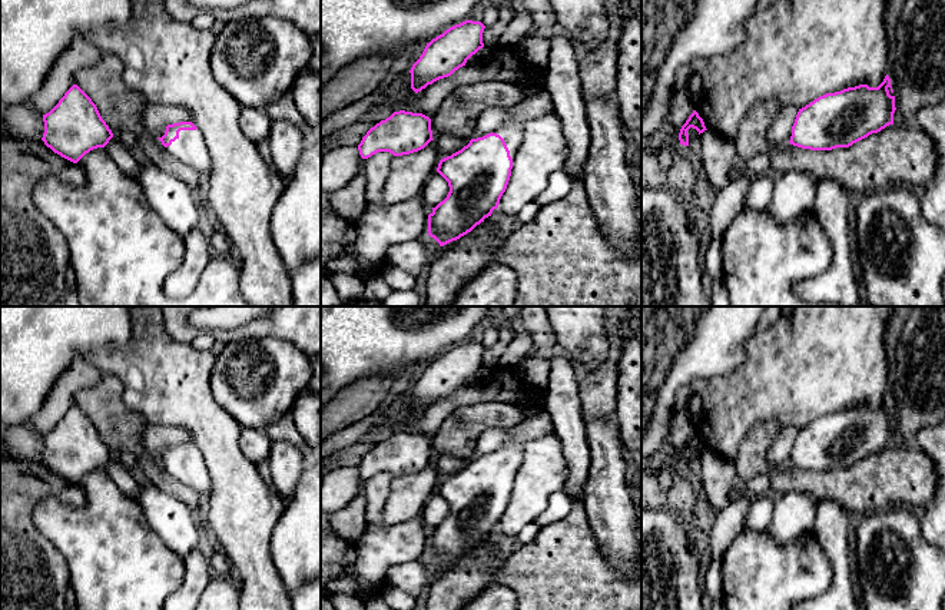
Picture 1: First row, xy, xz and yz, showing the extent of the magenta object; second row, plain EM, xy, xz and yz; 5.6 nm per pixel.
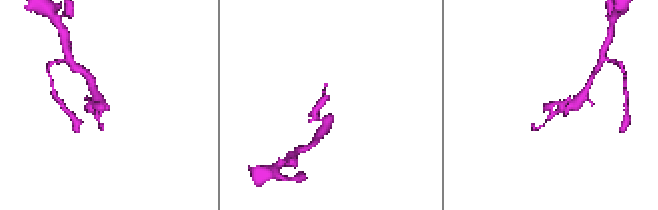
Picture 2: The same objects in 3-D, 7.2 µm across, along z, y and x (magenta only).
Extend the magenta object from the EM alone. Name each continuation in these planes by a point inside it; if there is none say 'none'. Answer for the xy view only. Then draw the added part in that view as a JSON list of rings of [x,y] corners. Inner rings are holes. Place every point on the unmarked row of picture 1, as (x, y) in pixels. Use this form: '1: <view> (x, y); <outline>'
1: xy (191, 470); [[[199,450],[180,451],[179,458],[165,468],[175,480],[193,488],[202,501],[205,501],[212,491],[212,481],[205,464],[205,458]]]

